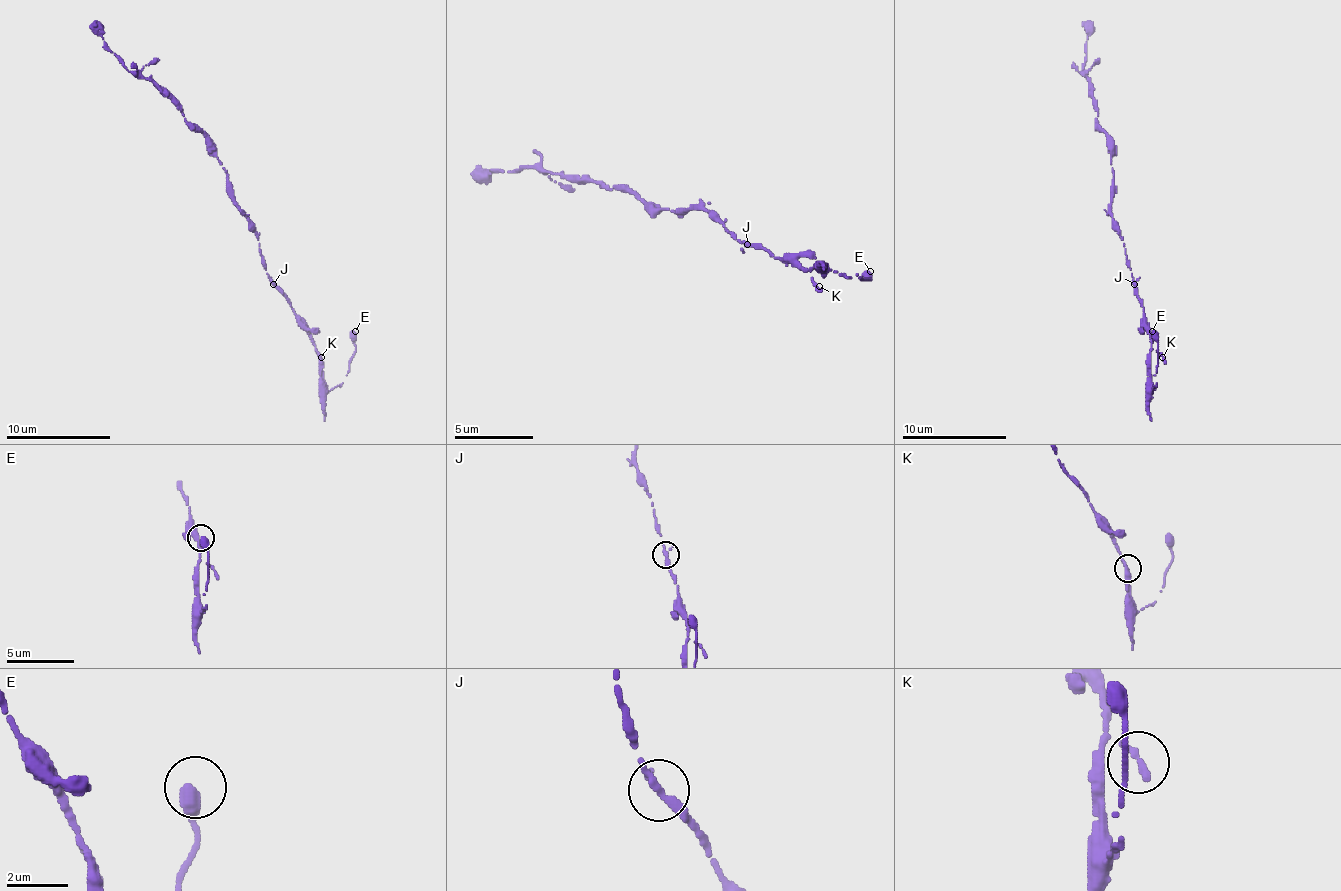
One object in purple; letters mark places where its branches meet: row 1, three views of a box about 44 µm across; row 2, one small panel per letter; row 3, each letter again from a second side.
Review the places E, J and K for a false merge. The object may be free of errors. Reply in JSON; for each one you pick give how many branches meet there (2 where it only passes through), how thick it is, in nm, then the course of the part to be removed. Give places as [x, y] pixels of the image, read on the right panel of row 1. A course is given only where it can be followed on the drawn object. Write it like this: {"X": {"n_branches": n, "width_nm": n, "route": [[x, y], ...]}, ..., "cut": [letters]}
{"cut": []}

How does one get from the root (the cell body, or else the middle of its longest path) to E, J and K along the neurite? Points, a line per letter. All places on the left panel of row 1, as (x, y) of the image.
E: (253, 224), (261, 263), (316, 347), (318, 373), (329, 391), (347, 376), (350, 357), (355, 352), (355, 331)
J: (253, 224), (261, 263), (274, 284)
K: (253, 224), (261, 263), (271, 284), (287, 300), (297, 323), (308, 334), (321, 357)

